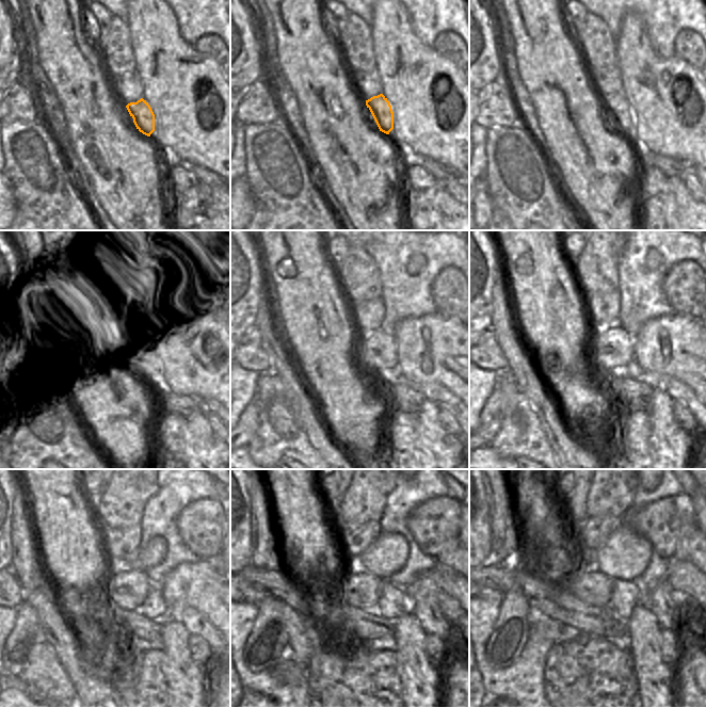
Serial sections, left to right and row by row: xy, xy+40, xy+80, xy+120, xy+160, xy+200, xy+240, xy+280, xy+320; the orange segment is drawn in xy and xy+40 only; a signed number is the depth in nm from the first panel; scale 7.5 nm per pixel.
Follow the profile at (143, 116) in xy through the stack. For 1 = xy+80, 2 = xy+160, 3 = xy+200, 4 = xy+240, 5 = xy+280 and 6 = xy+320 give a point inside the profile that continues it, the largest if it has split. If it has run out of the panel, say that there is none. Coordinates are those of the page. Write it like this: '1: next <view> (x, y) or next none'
1: next xy+80 (620, 114)
2: next xy+160 (375, 349)
3: next xy+200 (607, 348)
4: next xy+240 (127, 589)
5: next xy+280 (359, 589)
6: next xy+320 (590, 585)

